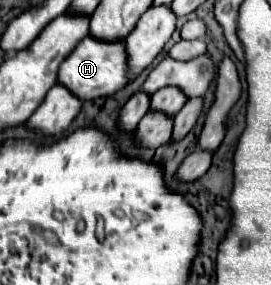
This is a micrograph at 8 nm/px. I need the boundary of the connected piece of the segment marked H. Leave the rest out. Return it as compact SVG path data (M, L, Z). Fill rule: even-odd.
M86 36L80 40L80 44L72 50L72 54L62 62L58 70L58 80L68 86L70 92L76 92L78 98L92 100L98 96L112 96L120 88L128 84L128 52L124 46L124 40L116 42L104 42L98 38Z

